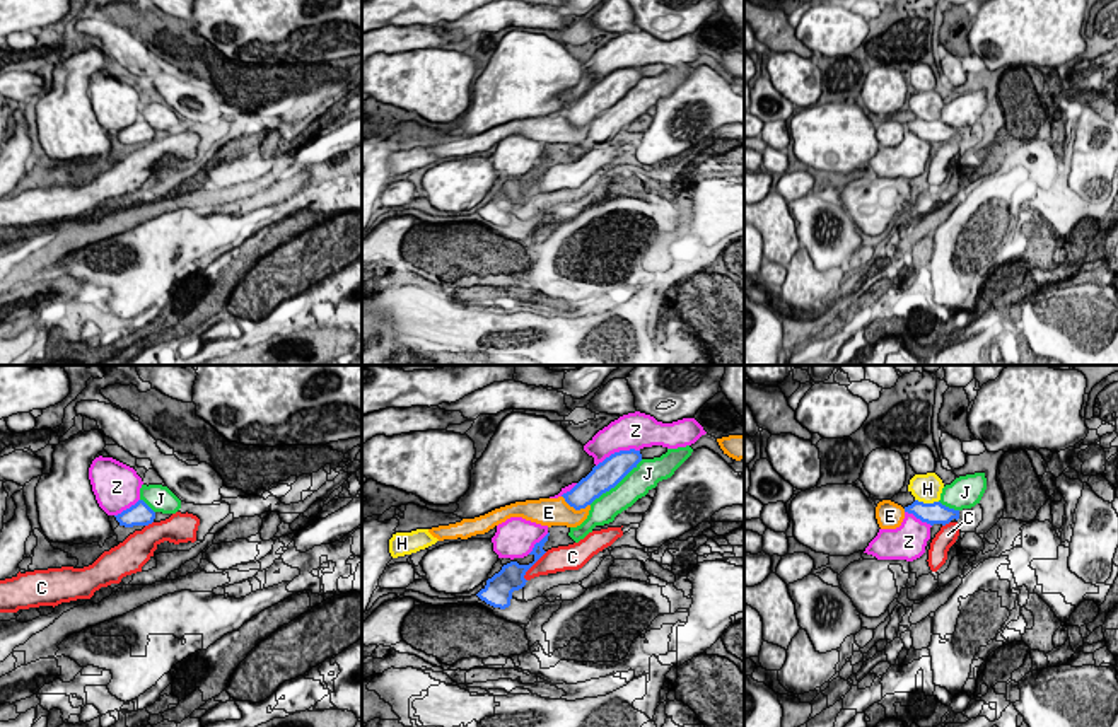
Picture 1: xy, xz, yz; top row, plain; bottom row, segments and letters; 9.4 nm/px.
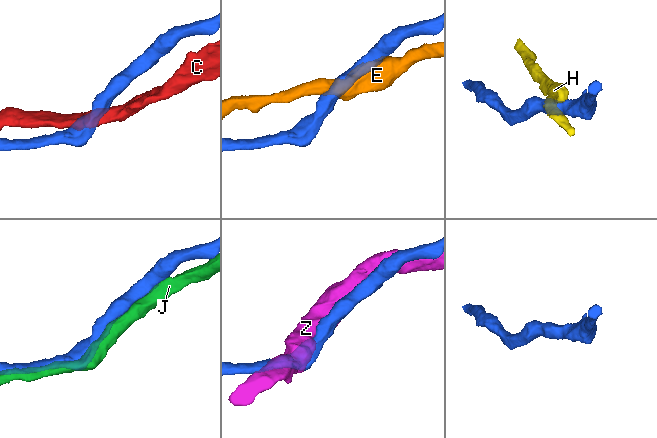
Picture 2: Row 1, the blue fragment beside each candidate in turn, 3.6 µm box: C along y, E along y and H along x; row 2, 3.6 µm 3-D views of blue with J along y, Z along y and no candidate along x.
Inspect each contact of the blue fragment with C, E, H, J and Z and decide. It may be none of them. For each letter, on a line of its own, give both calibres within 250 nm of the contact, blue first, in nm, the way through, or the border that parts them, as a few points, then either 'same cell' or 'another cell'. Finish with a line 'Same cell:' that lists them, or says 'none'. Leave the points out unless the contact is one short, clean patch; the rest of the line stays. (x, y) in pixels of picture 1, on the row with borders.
C: 240 nm thick on the blue side, 220 nm on the other; another cell
E: 240 nm thick on the blue side, 260 nm on the other; another cell
H: 200 nm thick on the blue side, 280 nm on the other; border along yz (915, 499), (937, 502); another cell
J: 280 nm thick on the blue side, 260 nm on the other; same cell
Z: 280 nm thick on the blue side, 320 nm on the other; another cell
Same cell: J

